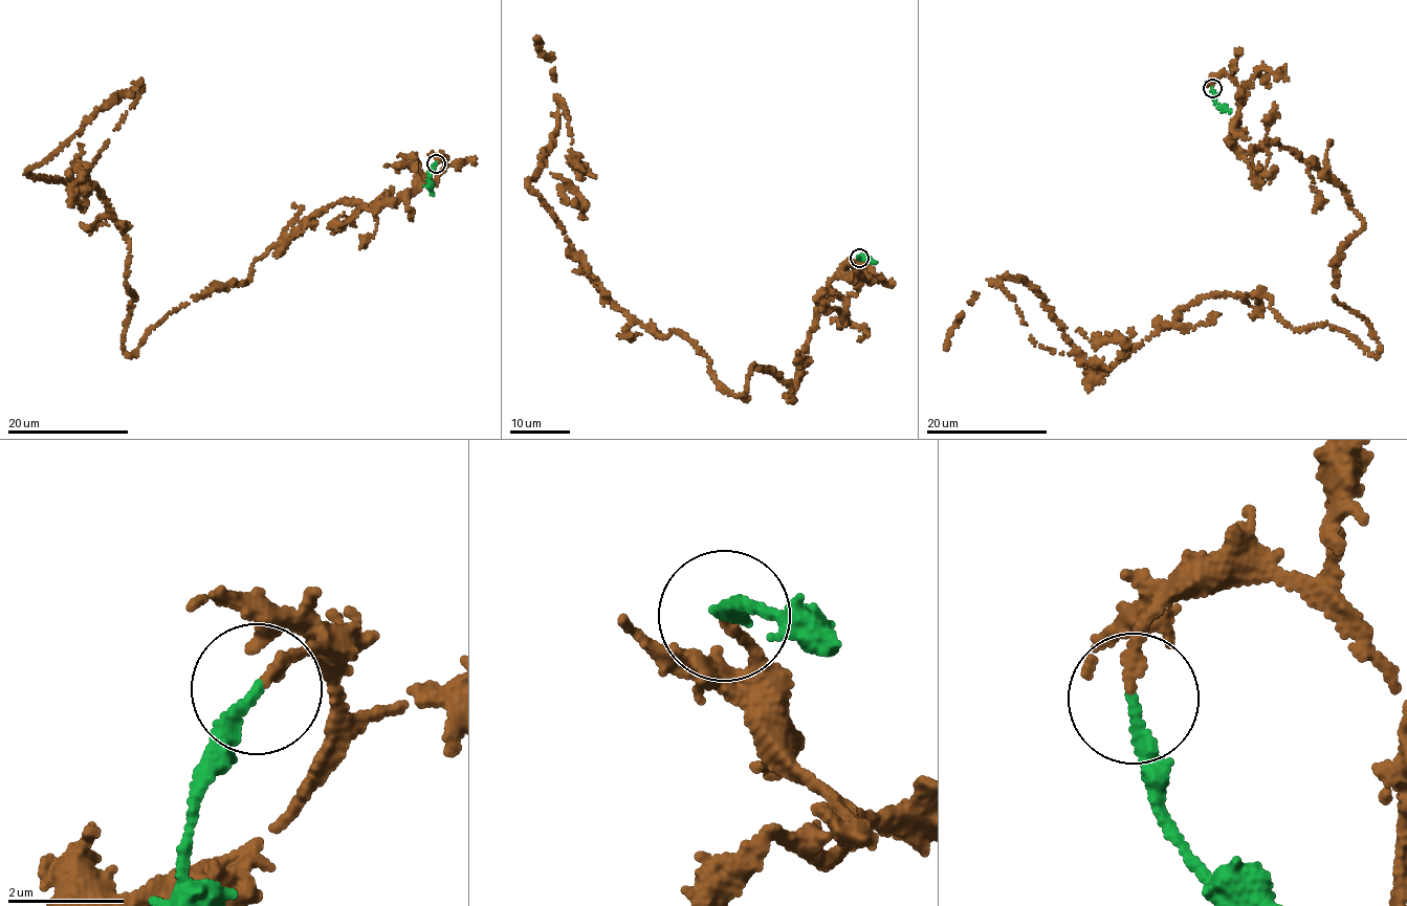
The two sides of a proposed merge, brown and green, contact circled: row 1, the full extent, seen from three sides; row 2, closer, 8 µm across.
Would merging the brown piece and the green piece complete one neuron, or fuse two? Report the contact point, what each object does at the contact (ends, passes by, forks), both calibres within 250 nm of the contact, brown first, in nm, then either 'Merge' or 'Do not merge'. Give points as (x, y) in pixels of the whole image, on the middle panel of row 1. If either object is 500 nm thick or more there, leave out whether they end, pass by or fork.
Place: (859, 258). At the ring brown ends. At the ring green ends. Thickness 190 nm (brown) against 200 nm. Merge

